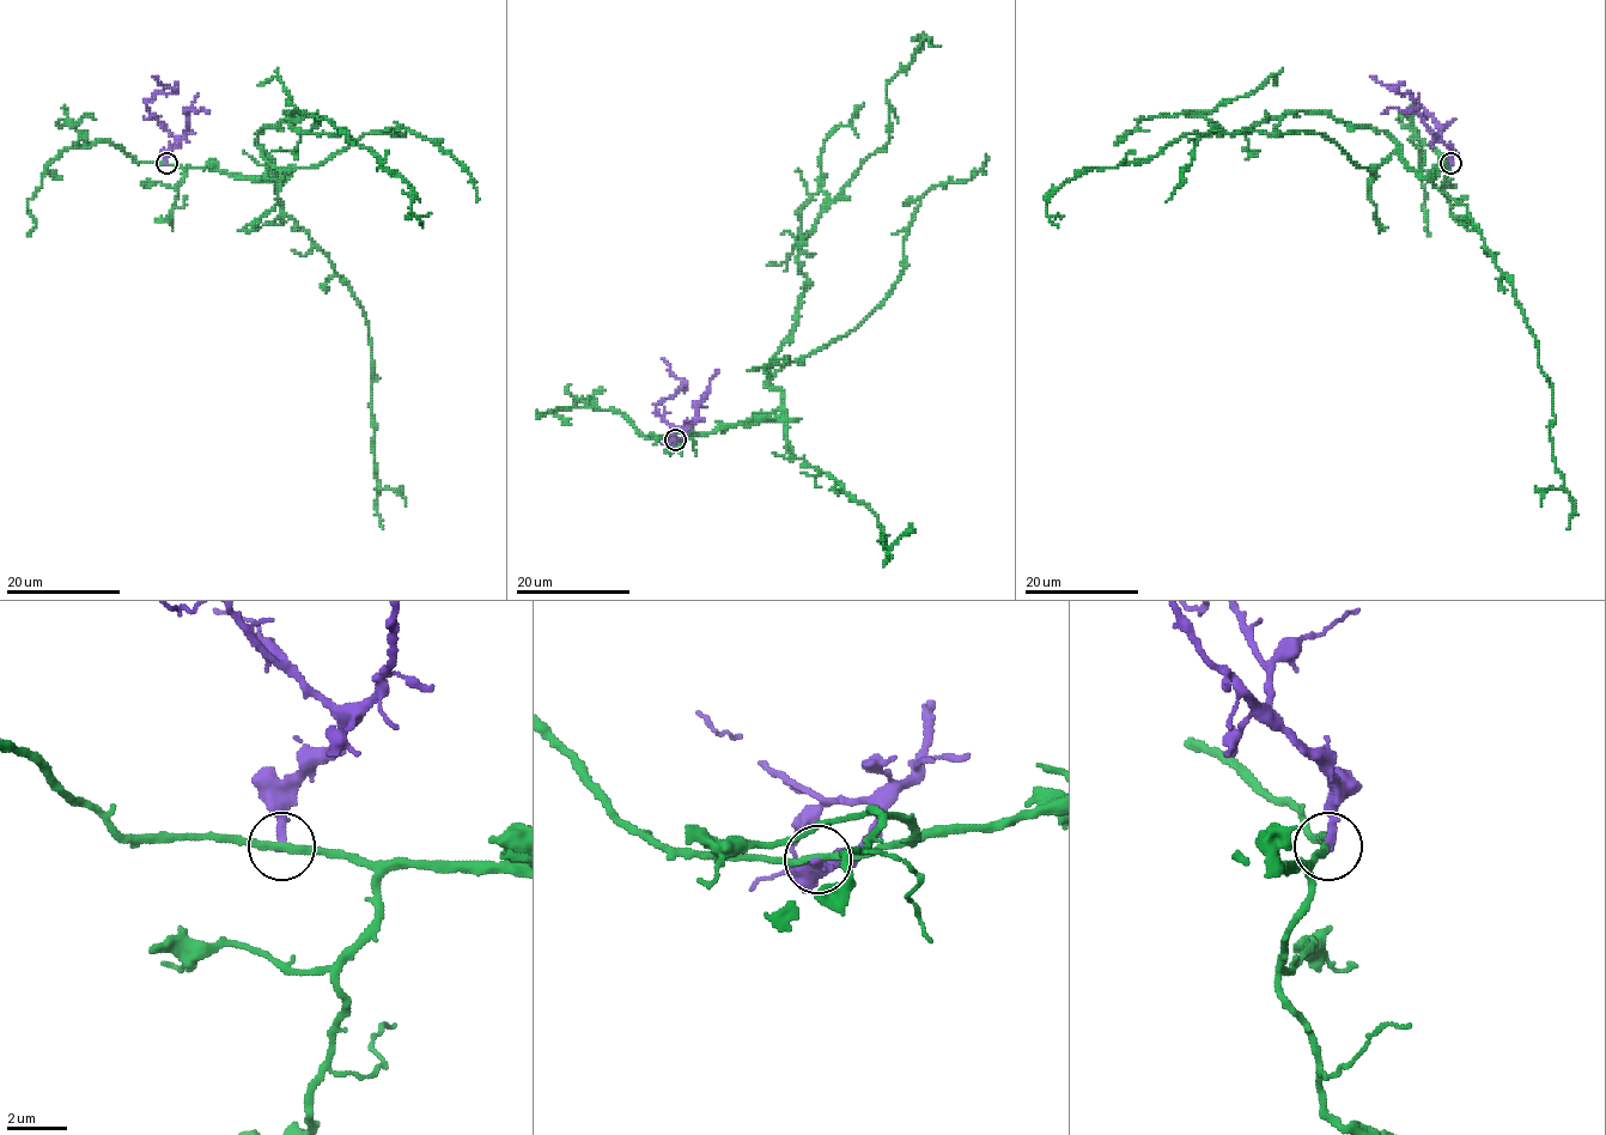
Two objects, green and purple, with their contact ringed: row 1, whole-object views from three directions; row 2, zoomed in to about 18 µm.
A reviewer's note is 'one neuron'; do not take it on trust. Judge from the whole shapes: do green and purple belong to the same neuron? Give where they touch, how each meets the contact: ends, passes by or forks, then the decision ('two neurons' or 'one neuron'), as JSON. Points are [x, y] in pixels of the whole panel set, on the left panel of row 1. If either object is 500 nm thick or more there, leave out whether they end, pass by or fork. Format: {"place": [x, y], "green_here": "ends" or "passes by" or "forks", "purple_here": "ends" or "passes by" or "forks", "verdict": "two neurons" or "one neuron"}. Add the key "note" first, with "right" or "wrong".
{"note": "wrong", "place": [166, 163], "green_here": "passes by", "purple_here": "ends", "verdict": "two neurons"}

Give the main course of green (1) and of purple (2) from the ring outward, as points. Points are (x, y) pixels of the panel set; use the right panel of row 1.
1: (1451, 164), (1419, 176), (1385, 134), (1299, 111), (1081, 171), (1048, 199), (1058, 213)
2: (1451, 164), (1452, 150), (1442, 139), (1436, 121), (1410, 92), (1400, 93), (1369, 76)

